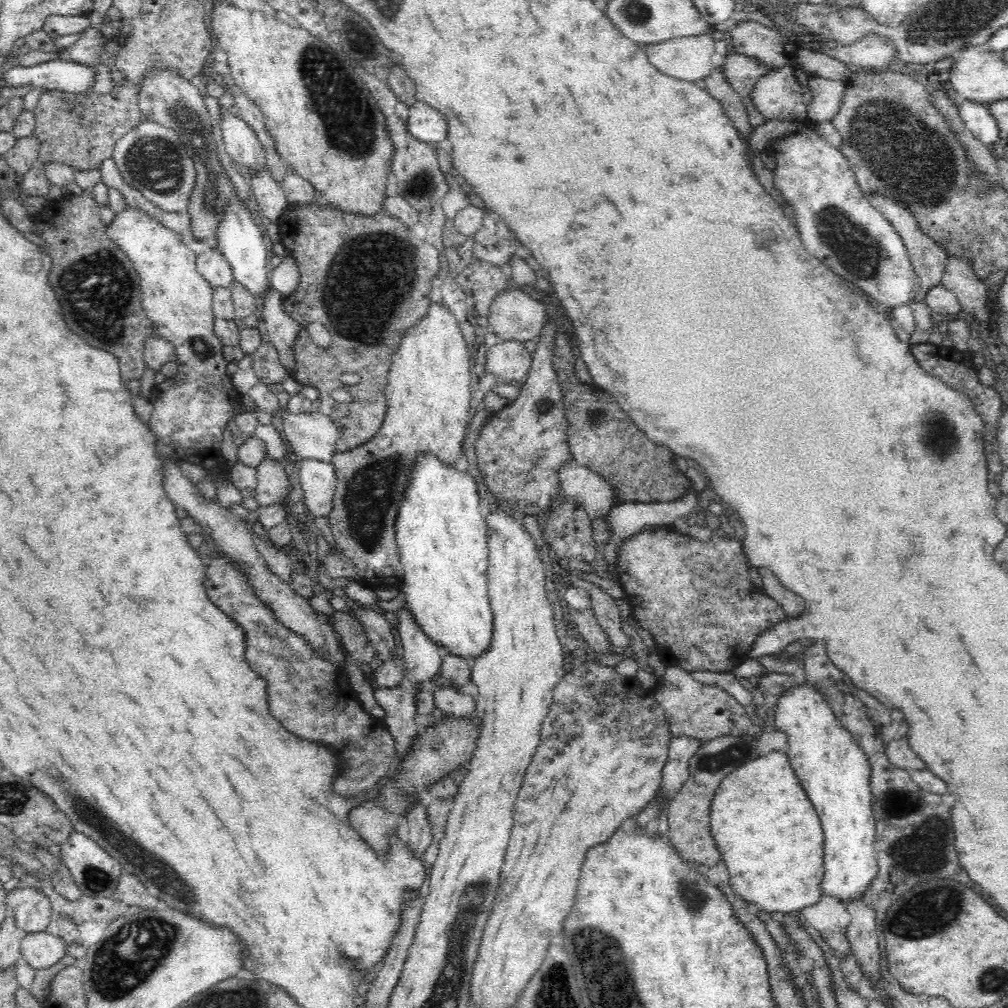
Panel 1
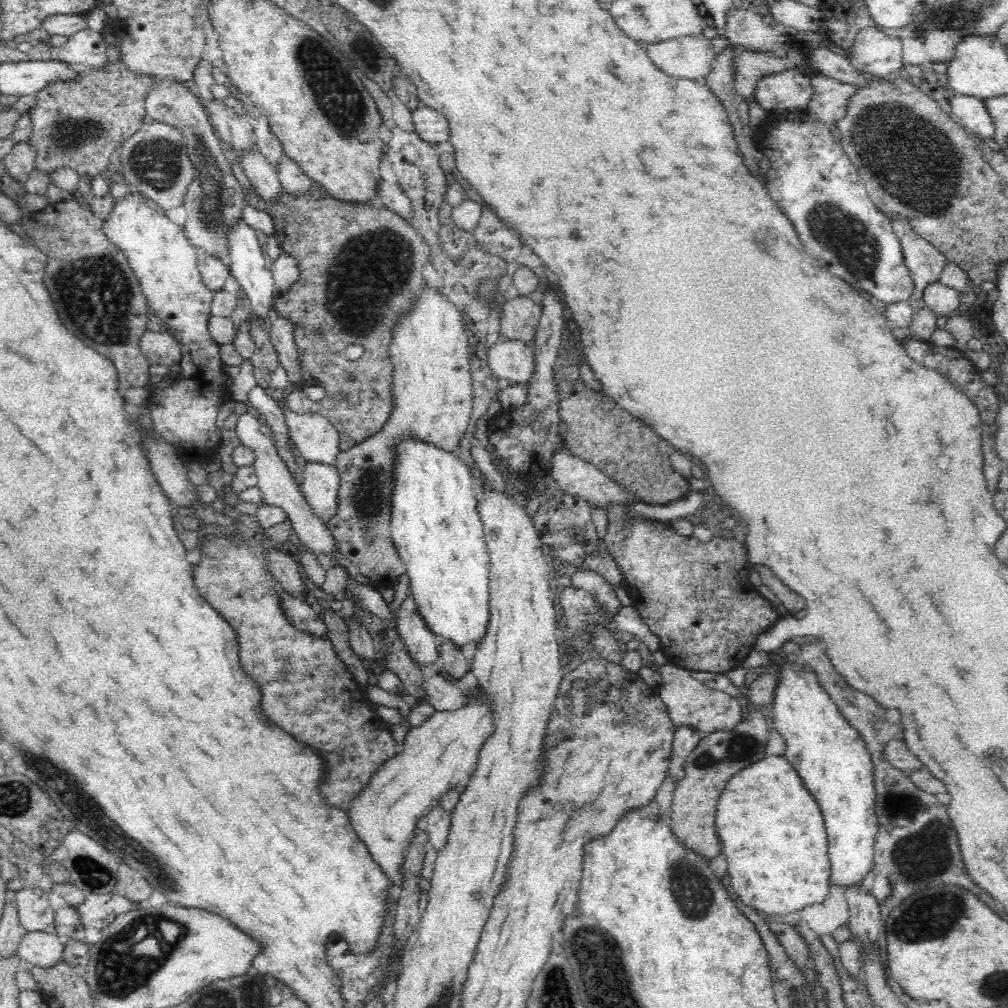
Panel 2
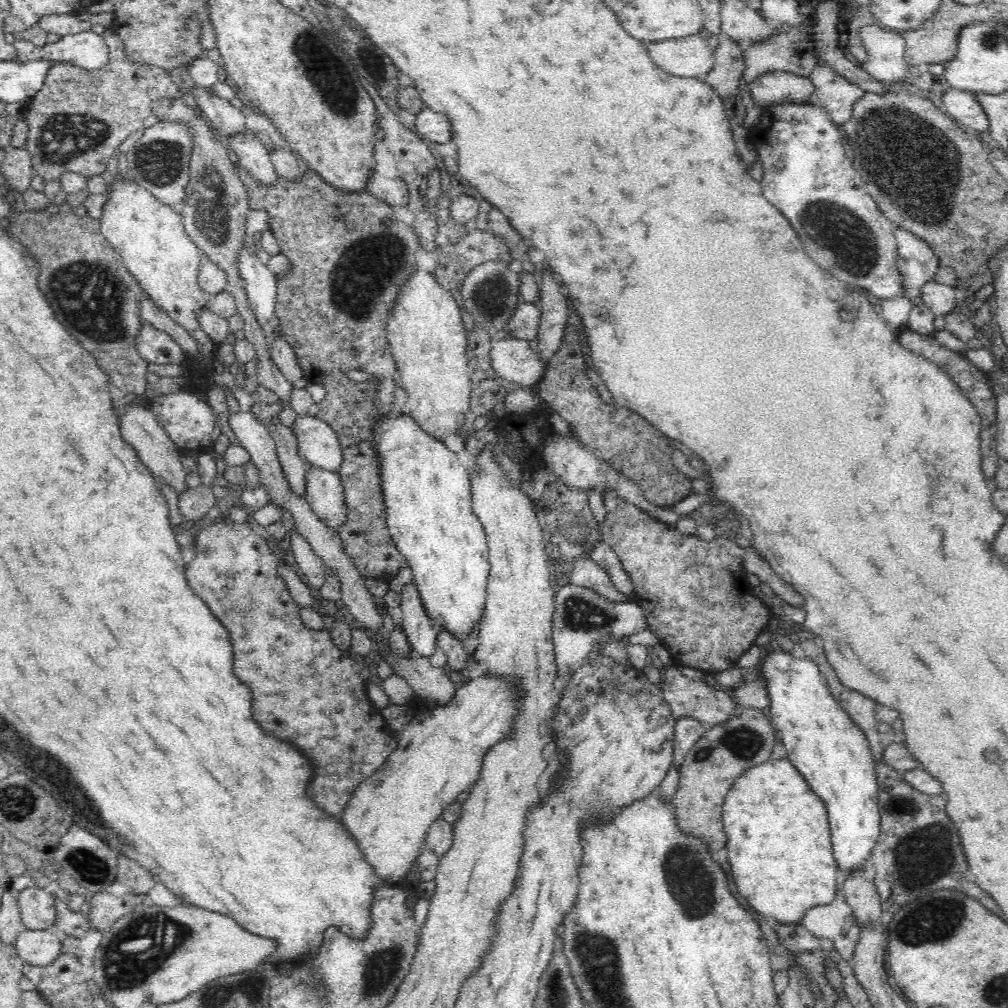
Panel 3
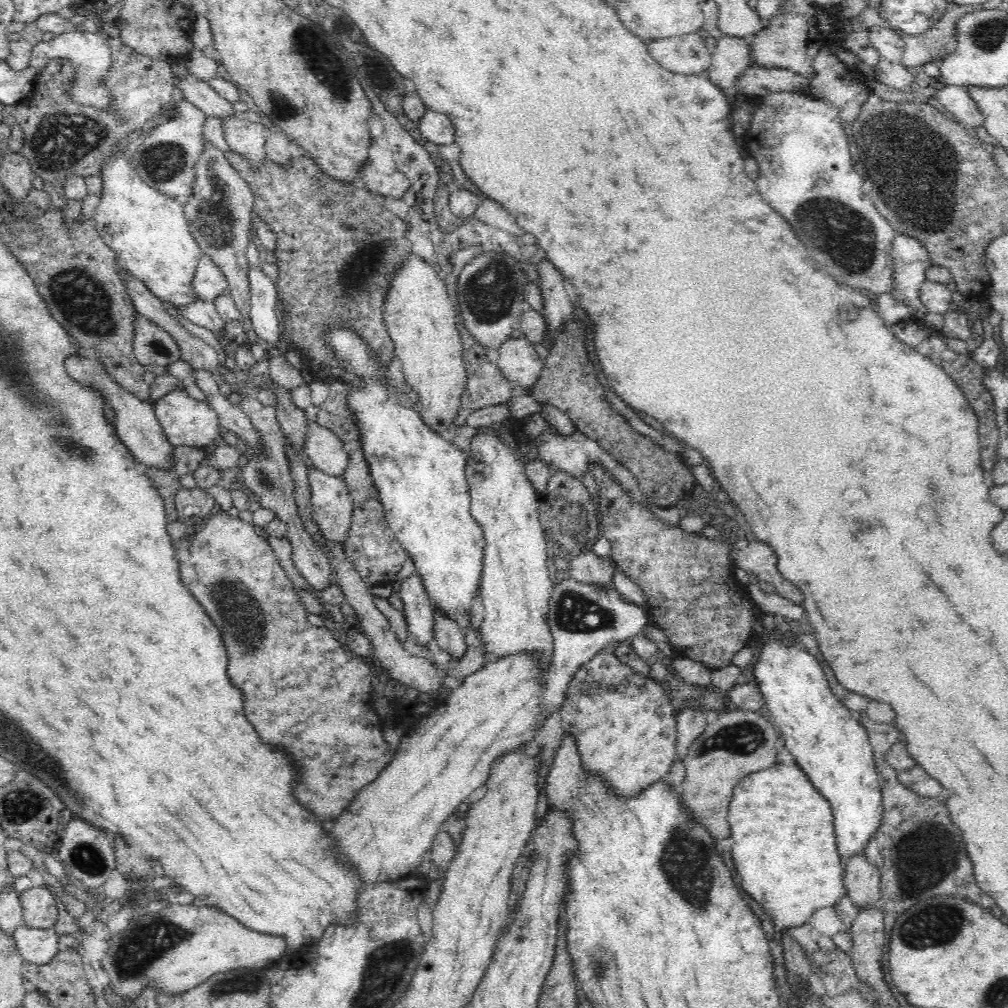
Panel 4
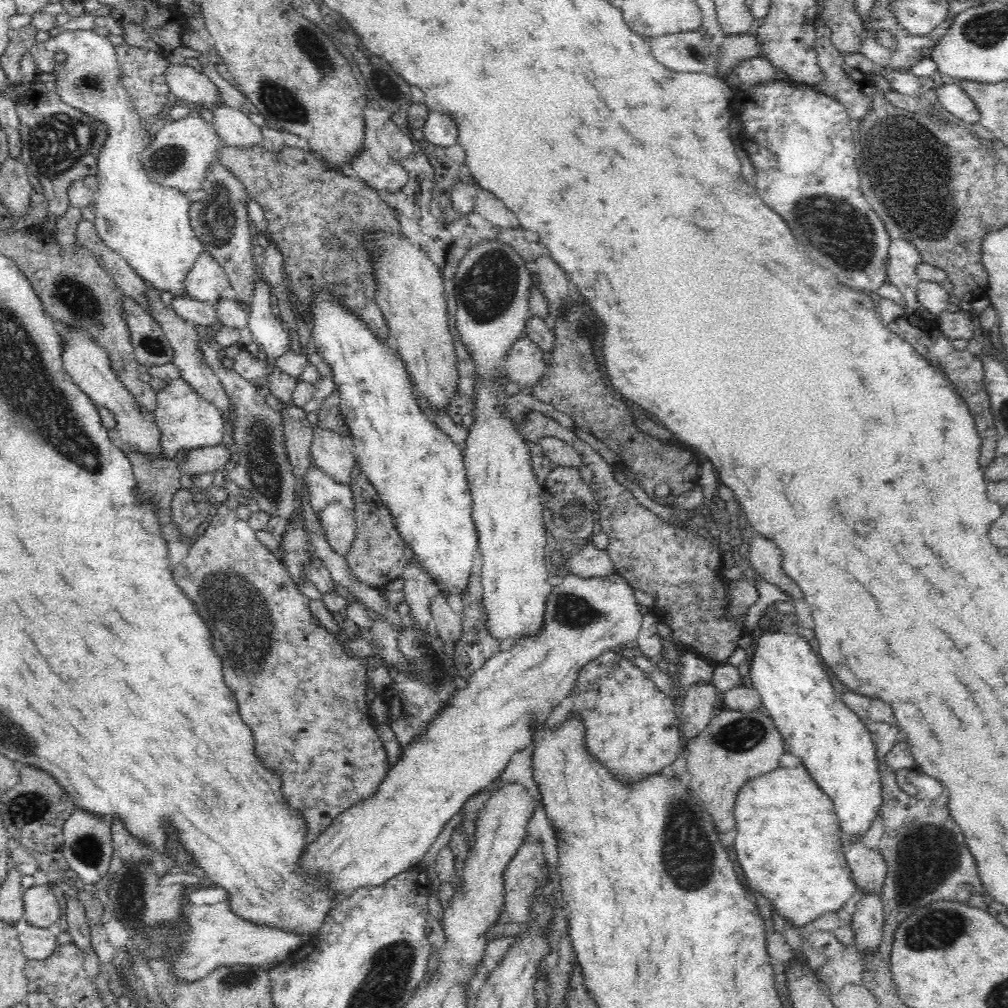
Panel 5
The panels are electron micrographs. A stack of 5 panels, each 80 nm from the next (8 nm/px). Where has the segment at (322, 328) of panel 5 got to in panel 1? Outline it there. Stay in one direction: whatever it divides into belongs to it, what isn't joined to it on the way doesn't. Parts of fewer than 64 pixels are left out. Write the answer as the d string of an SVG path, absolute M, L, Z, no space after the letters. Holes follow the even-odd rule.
M422 454L406 496L395 522L398 558L404 570L400 586L404 596L402 606L410 611L420 630L440 651L474 661L490 652L494 643L494 615L487 589L489 531L487 517L480 512L476 483L469 473L458 471L431 454Z

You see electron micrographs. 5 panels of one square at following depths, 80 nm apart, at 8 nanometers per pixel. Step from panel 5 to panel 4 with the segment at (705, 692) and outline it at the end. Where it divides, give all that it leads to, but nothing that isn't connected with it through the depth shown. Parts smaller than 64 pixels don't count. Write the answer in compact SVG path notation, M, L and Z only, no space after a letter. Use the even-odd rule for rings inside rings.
M686 708L676 714L677 717L677 758L686 758L692 743L705 731L706 717L699 708Z

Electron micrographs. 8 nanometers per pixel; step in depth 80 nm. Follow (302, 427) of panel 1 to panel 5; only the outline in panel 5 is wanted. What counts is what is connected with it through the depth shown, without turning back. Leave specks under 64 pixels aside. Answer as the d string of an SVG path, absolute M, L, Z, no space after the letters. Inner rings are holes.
M318 426L313 430L312 466L323 470L338 483L351 484L356 456L342 444L342 435Z

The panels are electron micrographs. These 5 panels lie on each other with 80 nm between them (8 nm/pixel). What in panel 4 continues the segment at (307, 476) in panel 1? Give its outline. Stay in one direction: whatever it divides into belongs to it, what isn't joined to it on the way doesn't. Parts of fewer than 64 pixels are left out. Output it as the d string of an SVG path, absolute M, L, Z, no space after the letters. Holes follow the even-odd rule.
M310 465L308 476L312 518L322 535L344 546L344 540L350 530L354 506L347 492L343 475L330 475Z

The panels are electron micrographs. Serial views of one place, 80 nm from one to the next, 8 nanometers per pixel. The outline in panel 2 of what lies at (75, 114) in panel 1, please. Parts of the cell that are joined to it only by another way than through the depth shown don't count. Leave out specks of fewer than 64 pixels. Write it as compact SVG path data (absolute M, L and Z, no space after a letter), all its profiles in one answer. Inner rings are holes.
M120 60L107 67L81 69L78 83L48 86L36 94L35 108L31 109L33 131L29 142L36 149L35 168L48 173L52 169L70 167L80 175L94 176L105 171L109 158L120 144L144 123L144 99L160 78L133 74Z

